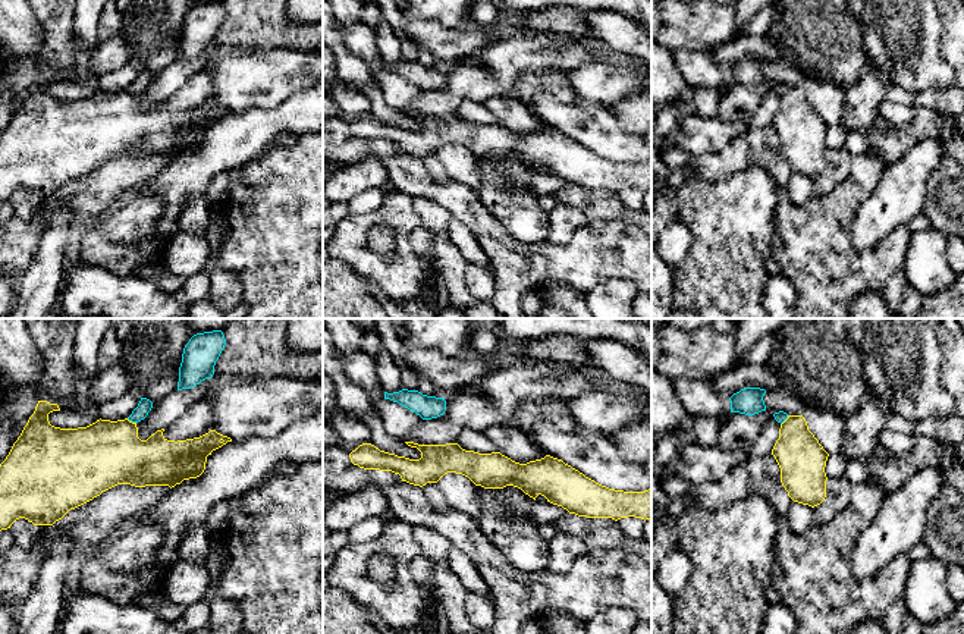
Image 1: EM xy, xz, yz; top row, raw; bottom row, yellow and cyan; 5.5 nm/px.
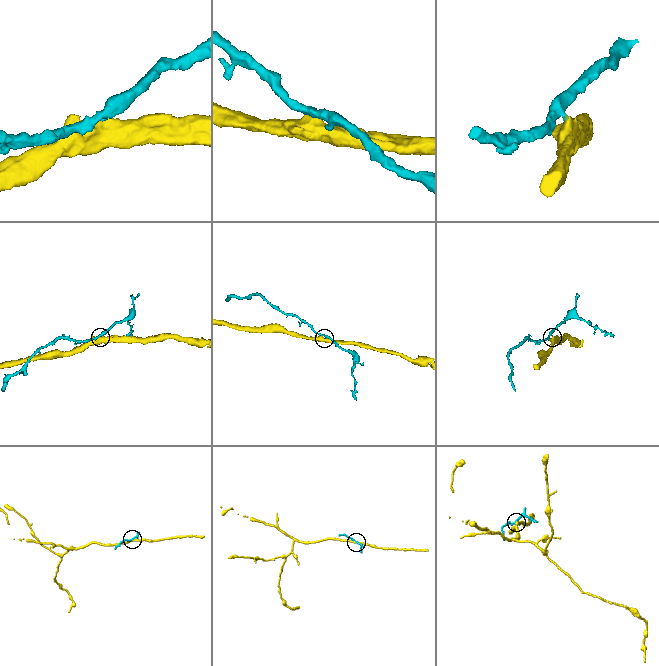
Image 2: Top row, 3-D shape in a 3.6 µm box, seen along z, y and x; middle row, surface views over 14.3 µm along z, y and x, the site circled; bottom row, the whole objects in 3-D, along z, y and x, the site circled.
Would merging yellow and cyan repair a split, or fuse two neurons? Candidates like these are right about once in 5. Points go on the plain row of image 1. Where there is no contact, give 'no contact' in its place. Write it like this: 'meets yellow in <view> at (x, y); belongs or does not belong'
meets yellow in xy at (131, 93); does not belong

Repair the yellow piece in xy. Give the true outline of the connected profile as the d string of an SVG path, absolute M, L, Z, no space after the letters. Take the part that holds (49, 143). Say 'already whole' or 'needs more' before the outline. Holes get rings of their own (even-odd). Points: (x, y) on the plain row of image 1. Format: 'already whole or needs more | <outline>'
needs more | M28 0L43 31L38 50L38 75L9 126L0 135L0 203L25 189L34 197L53 197L70 181L75 181L103 163L117 157L135 158L169 157L197 150L205 141L207 128L222 119L230 109L210 101L186 110L167 112L164 100L157 101L147 112L138 109L136 94L125 91L97 91L87 98L60 100L48 92L48 85L60 82L59 75L72 66L76 38L73 12L76 0Z

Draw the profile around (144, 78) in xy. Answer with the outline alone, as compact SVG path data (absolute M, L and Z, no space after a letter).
M141 69L138 78L132 82L132 85L128 88L128 91L132 94L141 92L148 87L151 79L153 79L153 73L147 69Z

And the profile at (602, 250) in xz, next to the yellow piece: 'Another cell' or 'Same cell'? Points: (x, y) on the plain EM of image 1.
Another cell

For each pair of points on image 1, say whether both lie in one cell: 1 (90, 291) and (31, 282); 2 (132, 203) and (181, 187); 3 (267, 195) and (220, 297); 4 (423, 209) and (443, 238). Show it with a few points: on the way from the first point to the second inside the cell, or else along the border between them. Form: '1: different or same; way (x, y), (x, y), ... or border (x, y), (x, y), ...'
1: different; border (65, 267), (57, 297)
2: different; border (141, 190), (154, 194), (162, 203), (156, 231)
3: different; border (226, 237), (219, 261), (239, 279), (242, 301)
4: same; way (430, 216), (440, 231)

